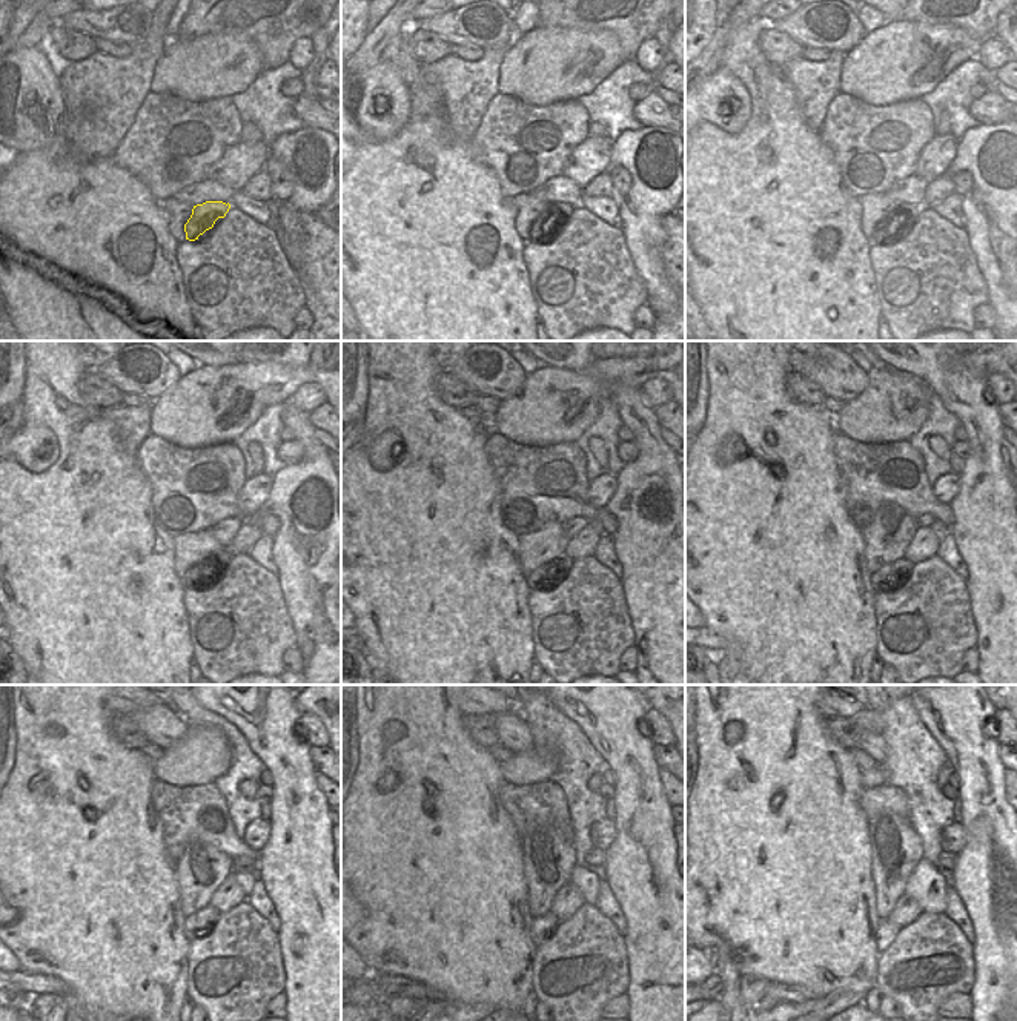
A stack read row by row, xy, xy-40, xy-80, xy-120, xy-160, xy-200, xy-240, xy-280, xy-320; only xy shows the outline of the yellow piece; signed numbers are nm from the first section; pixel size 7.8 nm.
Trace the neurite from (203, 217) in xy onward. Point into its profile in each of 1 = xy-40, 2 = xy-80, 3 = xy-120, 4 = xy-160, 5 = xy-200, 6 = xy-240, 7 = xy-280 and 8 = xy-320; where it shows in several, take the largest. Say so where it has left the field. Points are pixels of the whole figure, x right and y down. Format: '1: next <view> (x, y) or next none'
1: next xy-40 (543, 224)
2: next xy-80 (884, 232)
3: next xy-120 (195, 574)
4: next xy-160 (539, 579)
5: next xy-200 (884, 581)
6: next xy-240 (195, 925)
7: next xy-280 (543, 929)
8: next xy-320 (885, 932)

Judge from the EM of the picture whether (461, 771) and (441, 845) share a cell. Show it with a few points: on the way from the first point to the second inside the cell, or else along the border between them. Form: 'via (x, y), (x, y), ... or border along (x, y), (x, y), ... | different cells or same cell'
via (444, 789), (443, 826) | same cell

